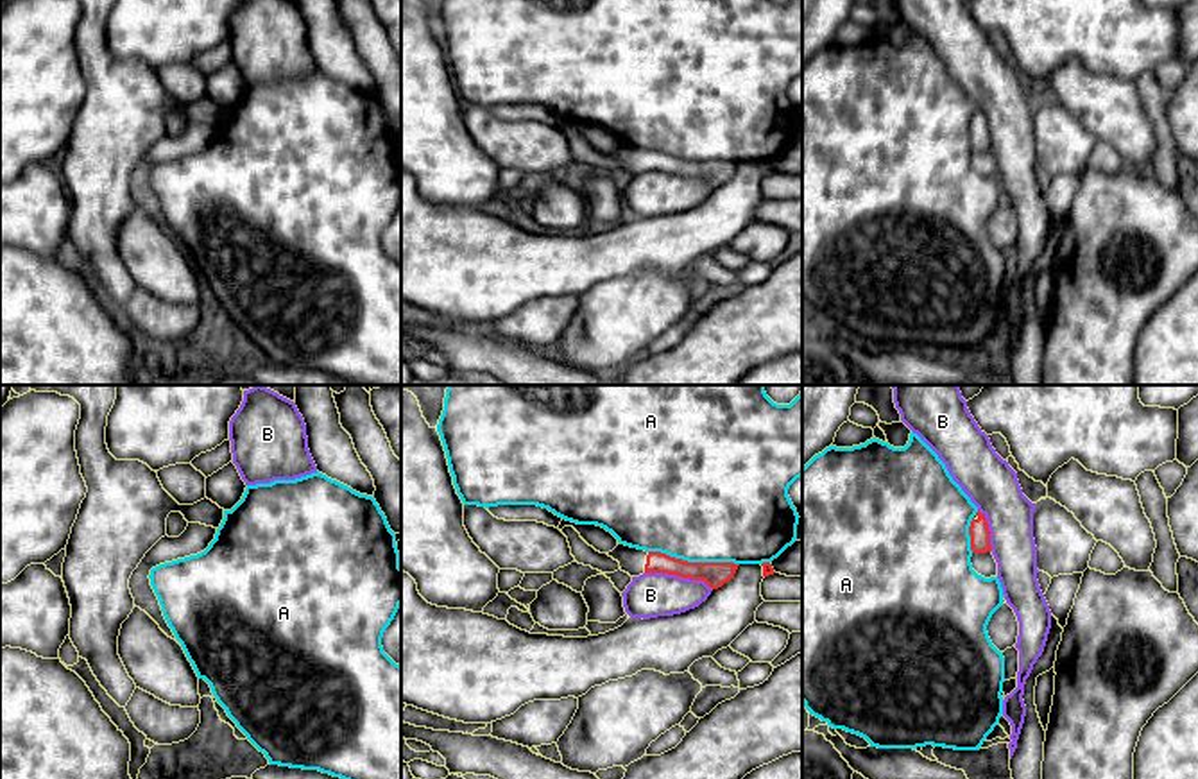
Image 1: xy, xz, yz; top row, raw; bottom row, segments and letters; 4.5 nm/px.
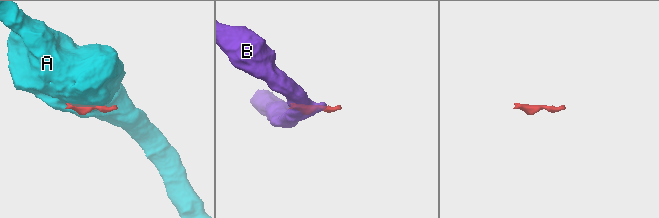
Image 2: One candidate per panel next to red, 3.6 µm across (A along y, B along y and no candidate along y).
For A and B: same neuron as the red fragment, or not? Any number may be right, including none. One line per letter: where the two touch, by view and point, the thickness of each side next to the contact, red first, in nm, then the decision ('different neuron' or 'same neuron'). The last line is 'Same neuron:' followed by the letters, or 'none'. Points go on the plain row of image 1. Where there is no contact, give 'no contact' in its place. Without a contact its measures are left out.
A: contact xz (693, 162); calibres 110 and 500 nm; different neuron
B: contact xz (679, 174); calibres 110 and 200 nm; different neuron
Same neuron: none

